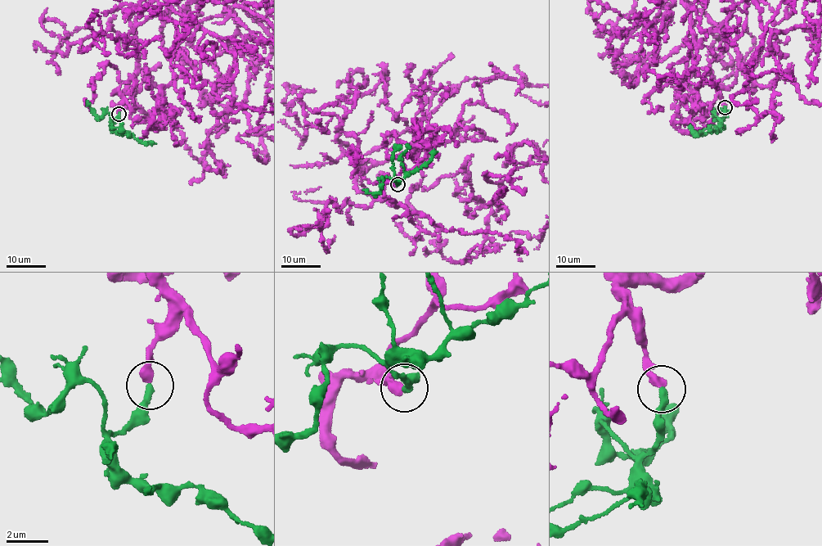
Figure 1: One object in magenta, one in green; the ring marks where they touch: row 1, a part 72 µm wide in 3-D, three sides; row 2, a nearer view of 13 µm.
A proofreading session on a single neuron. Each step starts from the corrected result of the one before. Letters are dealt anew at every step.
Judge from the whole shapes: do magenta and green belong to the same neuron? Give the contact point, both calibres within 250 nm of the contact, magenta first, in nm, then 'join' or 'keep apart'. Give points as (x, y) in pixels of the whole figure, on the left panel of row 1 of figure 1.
at (119, 114); 440 nm thick on the magenta side, 320 nm on the other; join

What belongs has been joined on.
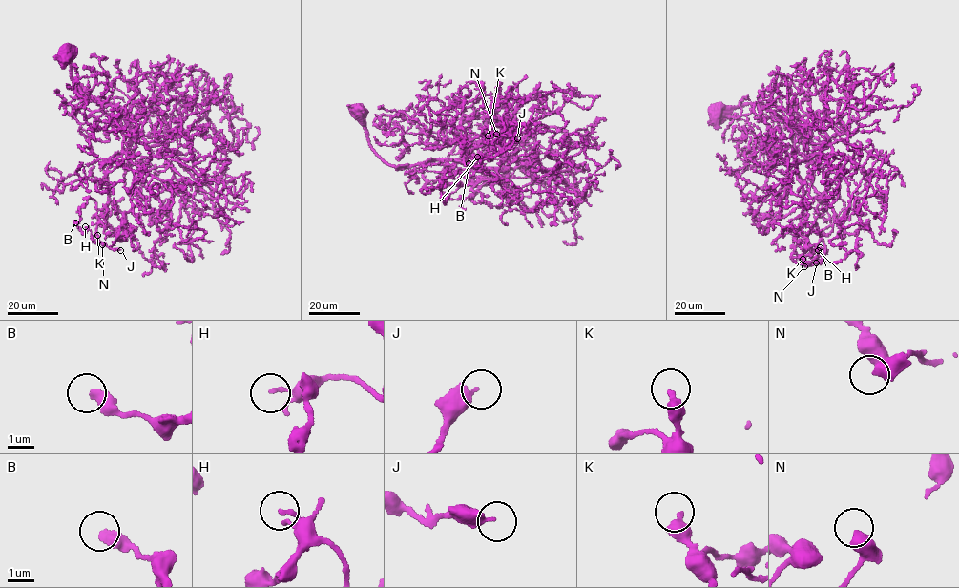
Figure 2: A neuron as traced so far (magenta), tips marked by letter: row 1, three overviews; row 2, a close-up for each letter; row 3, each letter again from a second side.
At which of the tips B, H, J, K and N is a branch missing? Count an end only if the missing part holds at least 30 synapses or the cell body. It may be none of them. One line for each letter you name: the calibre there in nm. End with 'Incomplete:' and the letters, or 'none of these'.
Incomplete: none of these

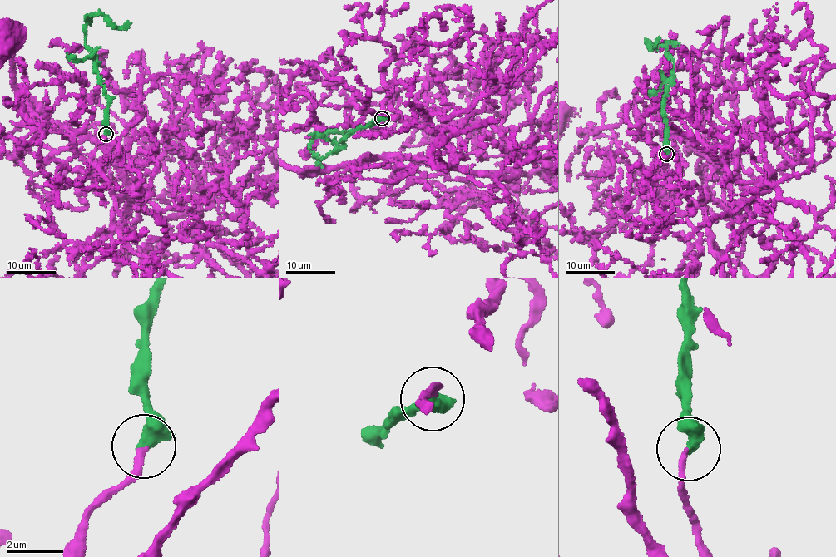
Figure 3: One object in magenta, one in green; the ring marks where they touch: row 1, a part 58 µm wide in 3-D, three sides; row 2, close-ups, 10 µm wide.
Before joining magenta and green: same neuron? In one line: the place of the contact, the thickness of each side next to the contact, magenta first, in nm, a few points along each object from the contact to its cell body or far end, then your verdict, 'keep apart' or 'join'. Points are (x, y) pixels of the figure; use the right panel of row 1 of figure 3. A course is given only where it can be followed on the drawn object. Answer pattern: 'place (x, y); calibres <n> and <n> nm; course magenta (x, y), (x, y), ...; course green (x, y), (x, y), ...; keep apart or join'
place (666, 154); calibres 220 and 500 nm; course magenta (667, 154), (666, 197), (701, 200), (724, 160), (700, 155), (679, 131), (626, 105); course green (667, 154), (662, 105), (666, 88), (672, 83), (674, 59), (664, 46), (646, 41), (654, 47), (659, 37); join

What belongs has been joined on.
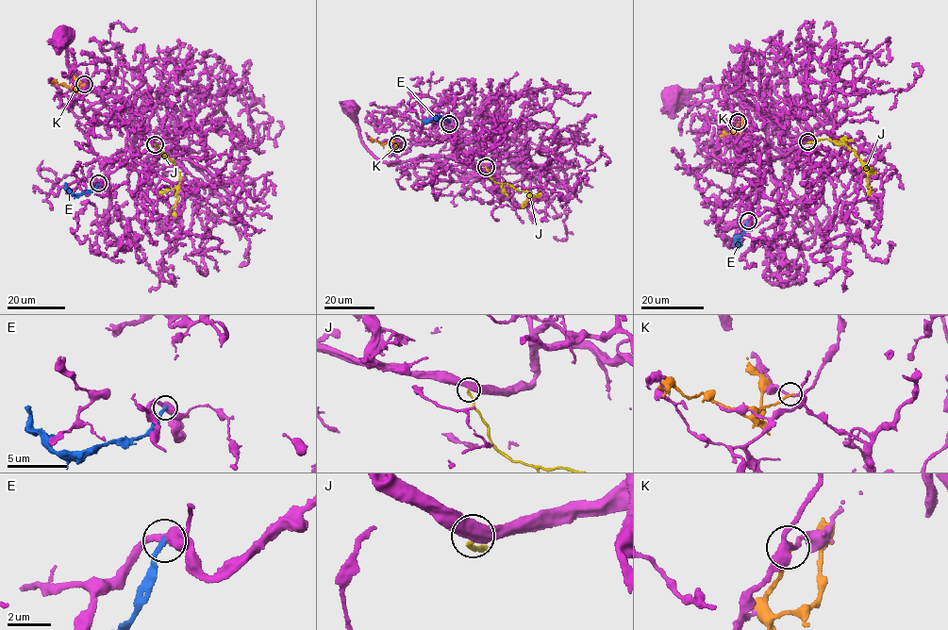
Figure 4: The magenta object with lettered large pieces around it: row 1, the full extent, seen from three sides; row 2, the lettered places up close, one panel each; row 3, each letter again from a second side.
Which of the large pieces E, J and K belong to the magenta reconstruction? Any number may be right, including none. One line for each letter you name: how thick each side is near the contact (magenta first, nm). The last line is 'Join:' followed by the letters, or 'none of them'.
Join: none of them

